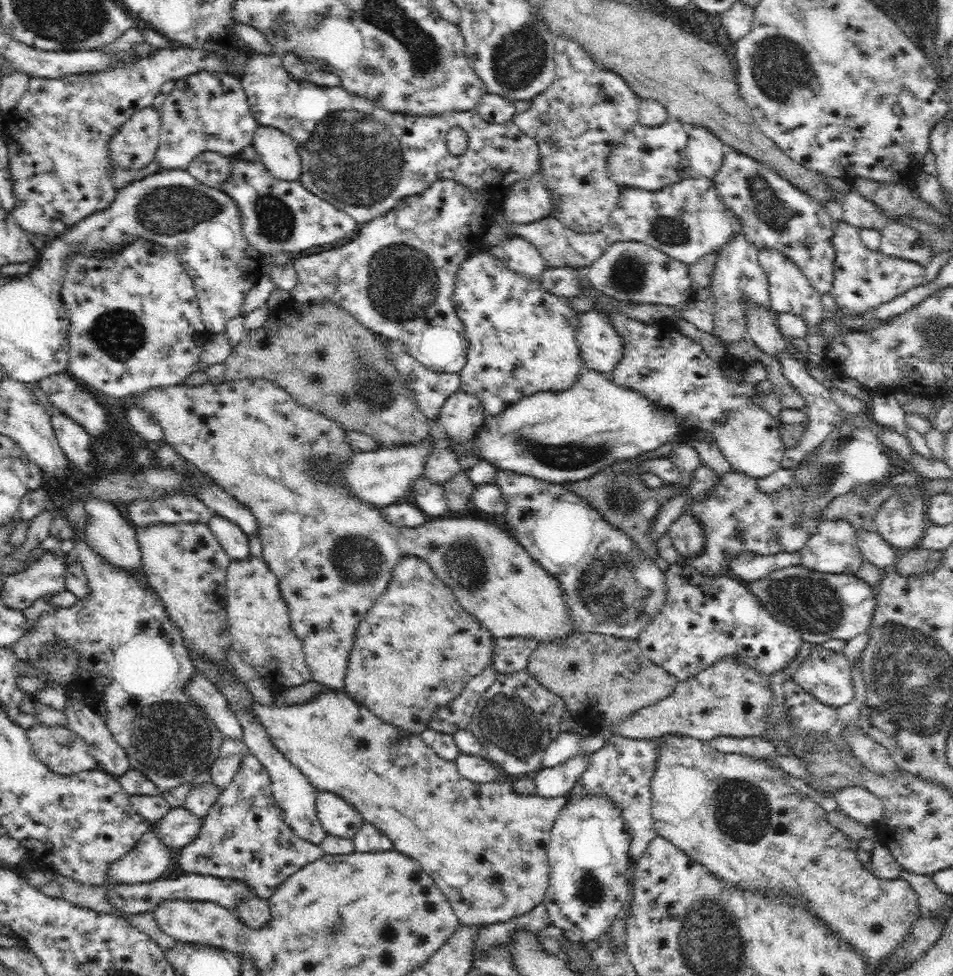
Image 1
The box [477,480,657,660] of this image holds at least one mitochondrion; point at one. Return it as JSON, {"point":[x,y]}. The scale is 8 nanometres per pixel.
{"point":[607,591]}

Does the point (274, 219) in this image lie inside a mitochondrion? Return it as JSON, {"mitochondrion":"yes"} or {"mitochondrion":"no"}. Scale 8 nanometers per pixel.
{"mitochondrion":"yes"}

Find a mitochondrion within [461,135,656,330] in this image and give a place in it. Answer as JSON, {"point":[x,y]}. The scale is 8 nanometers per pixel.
{"point":[627,274]}

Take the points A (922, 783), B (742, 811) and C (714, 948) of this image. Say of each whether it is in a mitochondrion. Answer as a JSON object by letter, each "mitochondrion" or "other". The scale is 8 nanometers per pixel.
{"A":"other","B":"mitochondrion","C":"mitochondrion"}

